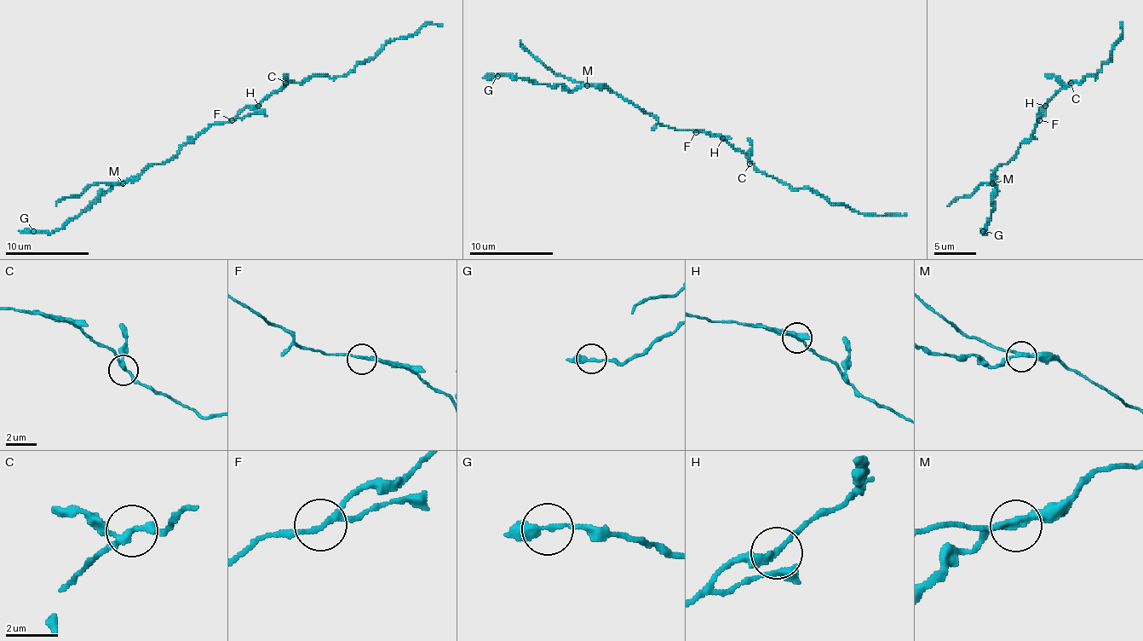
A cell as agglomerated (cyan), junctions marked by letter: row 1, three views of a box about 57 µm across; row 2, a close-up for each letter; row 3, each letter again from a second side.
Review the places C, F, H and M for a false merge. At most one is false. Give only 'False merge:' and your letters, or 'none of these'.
False merge: M

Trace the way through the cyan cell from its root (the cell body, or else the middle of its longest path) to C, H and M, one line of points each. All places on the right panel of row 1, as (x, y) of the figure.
C: (1036, 122), (1036, 113), (1071, 83)
H: (1036, 122), (1036, 113), (1045, 106)
M: (1036, 122), (1032, 135), (1018, 147), (1018, 151), (1006, 164), (1002, 164), (995, 170), (993, 182)

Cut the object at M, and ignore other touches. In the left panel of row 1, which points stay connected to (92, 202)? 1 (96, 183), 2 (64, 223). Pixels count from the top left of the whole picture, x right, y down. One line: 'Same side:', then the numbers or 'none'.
Same side: 2

